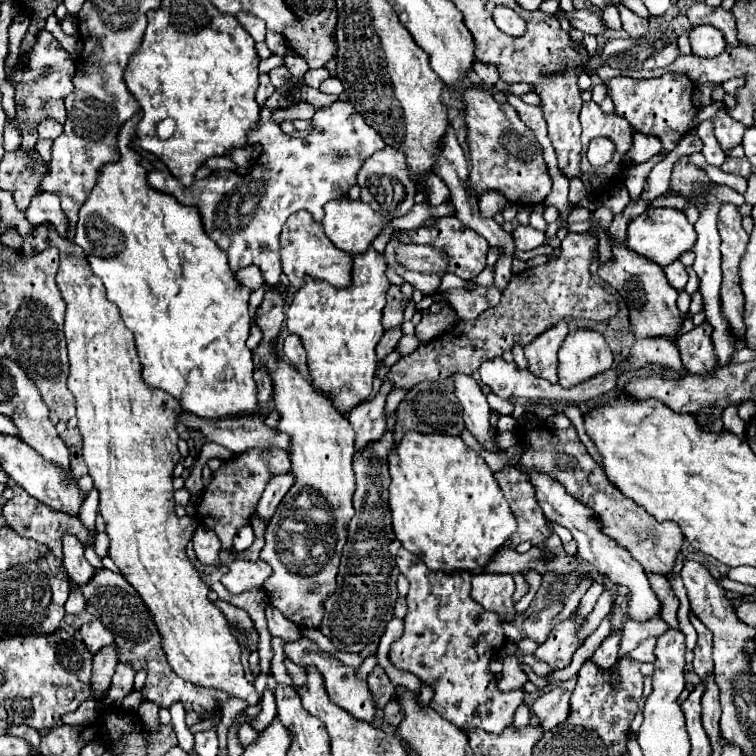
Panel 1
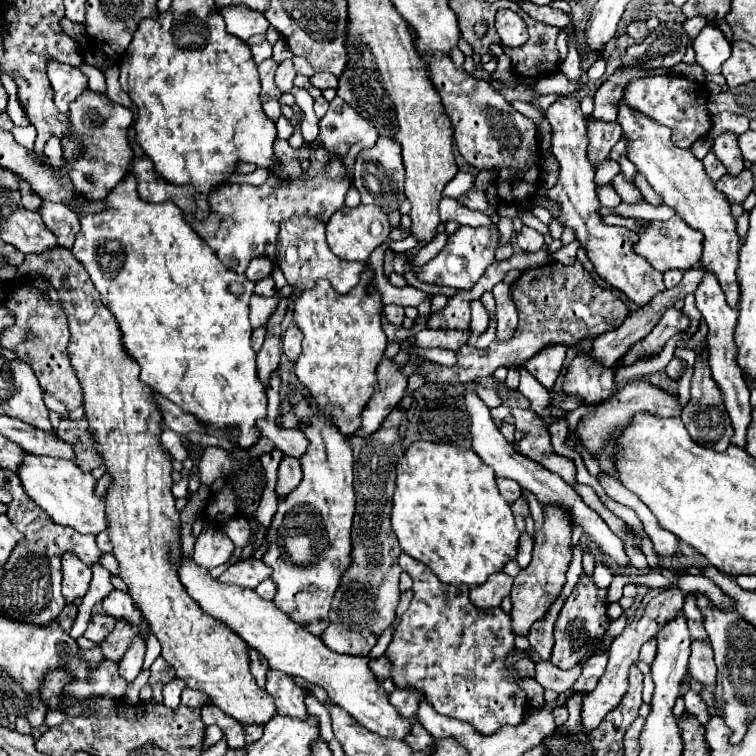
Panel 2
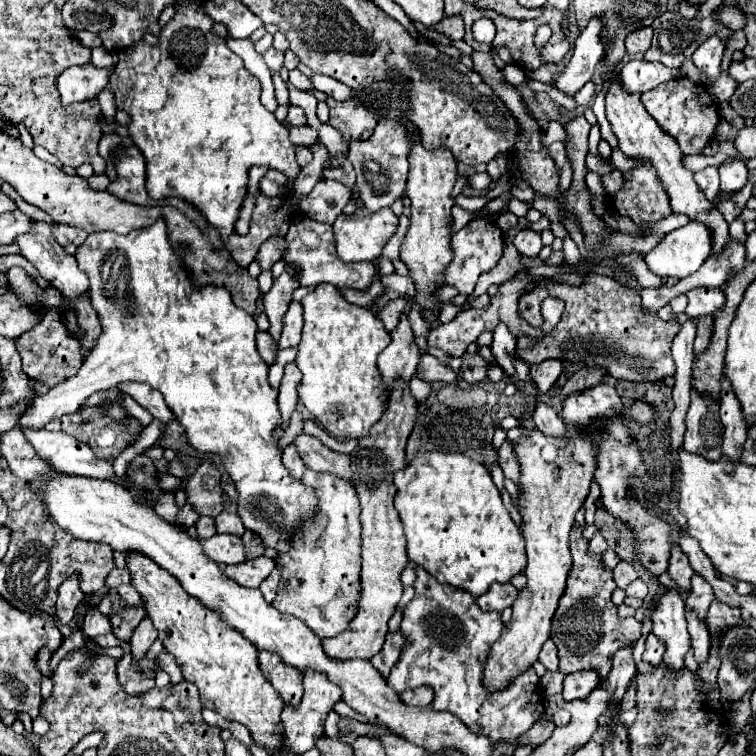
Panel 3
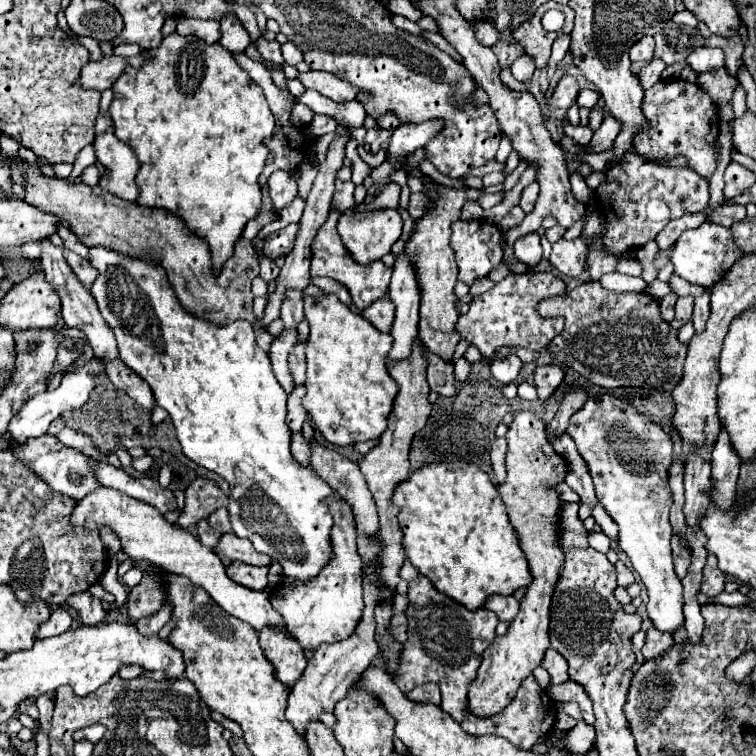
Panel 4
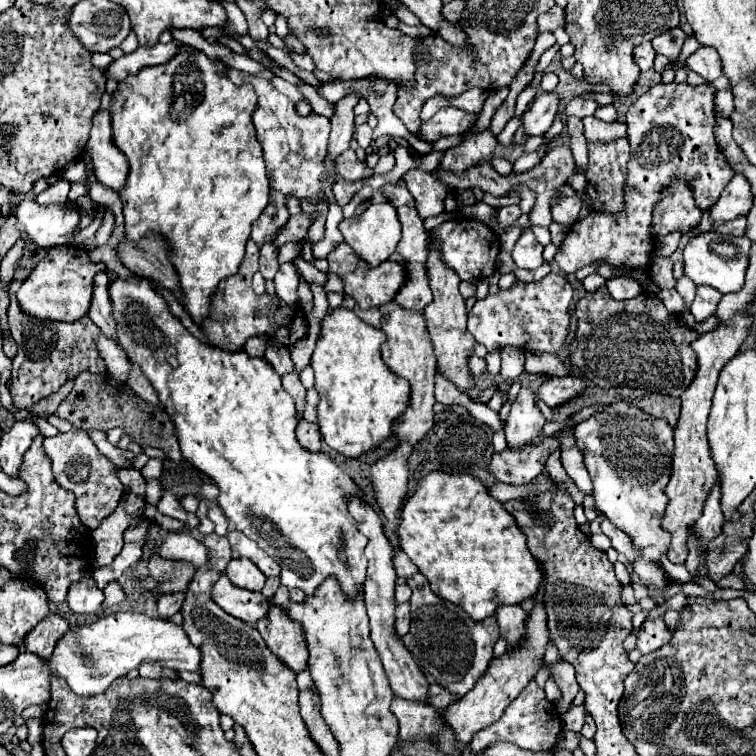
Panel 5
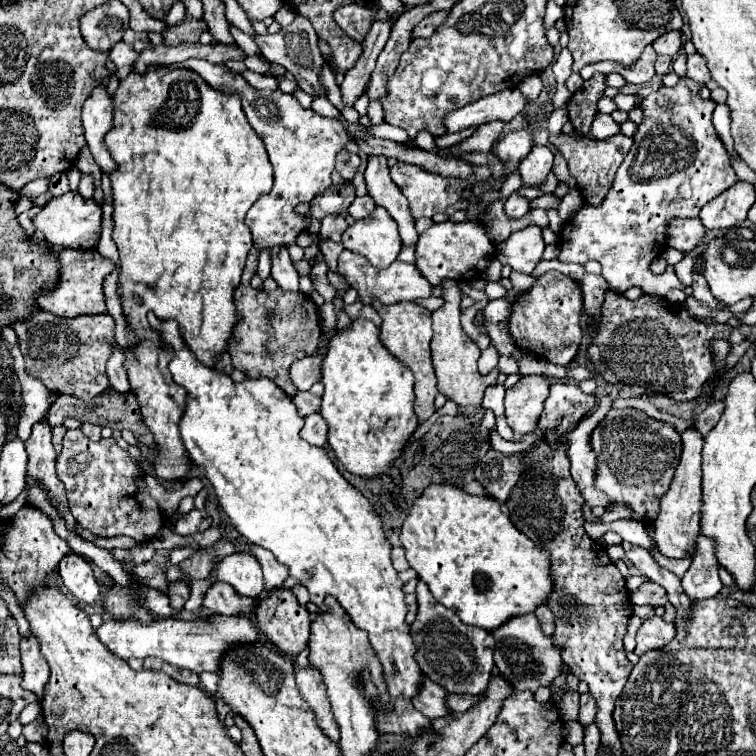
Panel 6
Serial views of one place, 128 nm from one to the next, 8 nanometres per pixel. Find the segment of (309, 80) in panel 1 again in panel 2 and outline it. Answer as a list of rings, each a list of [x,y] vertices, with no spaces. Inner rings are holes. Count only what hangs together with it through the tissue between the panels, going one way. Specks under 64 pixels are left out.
[[[320,72],[320,74],[314,74],[310,78],[310,84],[320,88],[320,90],[326,90],[326,88],[336,88],[338,86],[338,78],[328,74],[328,72]]]

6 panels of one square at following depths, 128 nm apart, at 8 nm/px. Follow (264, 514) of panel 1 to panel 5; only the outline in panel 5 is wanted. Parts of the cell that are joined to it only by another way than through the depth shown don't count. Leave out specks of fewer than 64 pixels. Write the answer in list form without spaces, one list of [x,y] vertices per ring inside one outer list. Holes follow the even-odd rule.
[[[300,420],[296,426],[296,438],[298,444],[308,450],[308,452],[320,452],[322,446],[322,436],[318,430],[318,424],[310,424],[306,420]]]

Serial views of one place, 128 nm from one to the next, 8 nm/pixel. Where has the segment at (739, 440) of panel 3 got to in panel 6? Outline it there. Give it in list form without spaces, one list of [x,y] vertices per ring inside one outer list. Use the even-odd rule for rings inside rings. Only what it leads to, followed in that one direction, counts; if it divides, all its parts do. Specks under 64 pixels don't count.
[[[700,532],[696,540],[696,550],[692,554],[692,564],[682,578],[684,592],[692,600],[716,596],[722,588],[718,570],[720,570],[720,564],[716,560],[716,542],[708,540],[708,536]]]

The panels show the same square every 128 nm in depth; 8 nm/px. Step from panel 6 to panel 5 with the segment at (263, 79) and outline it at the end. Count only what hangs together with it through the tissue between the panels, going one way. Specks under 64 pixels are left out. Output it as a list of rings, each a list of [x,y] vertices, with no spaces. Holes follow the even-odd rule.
[[[276,77],[275,79],[271,80],[271,84],[274,86],[274,88],[276,88],[282,94],[286,95],[294,103],[298,103],[299,101],[306,101],[306,98],[299,91],[296,85],[285,81],[282,78]]]

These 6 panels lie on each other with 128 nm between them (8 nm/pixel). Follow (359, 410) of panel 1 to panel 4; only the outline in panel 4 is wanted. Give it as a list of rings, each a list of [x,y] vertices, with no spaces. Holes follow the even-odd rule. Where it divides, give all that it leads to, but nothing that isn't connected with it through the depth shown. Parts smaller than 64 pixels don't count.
[[[404,252],[396,258],[394,274],[390,280],[390,296],[396,304],[396,320],[390,332],[394,346],[388,352],[388,360],[406,360],[412,352],[414,340],[418,338],[420,290],[414,278],[414,270]]]

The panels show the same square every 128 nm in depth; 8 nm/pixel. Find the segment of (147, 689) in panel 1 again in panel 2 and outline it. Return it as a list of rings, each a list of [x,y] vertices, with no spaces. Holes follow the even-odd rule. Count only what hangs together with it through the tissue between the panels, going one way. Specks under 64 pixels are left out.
[[[112,590],[104,600],[102,600],[102,608],[108,616],[116,618],[116,620],[126,620],[130,624],[134,624],[136,628],[140,628],[140,638],[146,640],[150,634],[150,626],[144,620],[142,612],[136,608],[132,596],[128,596],[128,592],[122,590]],[[156,658],[156,662],[152,664],[152,672],[150,672],[150,686],[156,686],[156,684],[160,684],[162,688],[174,678],[176,674],[174,674],[174,668],[172,666],[168,666],[162,658]]]

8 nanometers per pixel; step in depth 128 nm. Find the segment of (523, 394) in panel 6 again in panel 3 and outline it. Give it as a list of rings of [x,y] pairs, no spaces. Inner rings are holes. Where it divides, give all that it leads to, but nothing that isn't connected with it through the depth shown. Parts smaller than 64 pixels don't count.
[[[522,420],[520,426],[528,430],[528,436],[516,442],[522,484],[522,536],[526,540],[528,554],[528,566],[524,574],[528,584],[518,592],[516,604],[512,604],[512,618],[488,654],[484,670],[484,684],[488,690],[500,690],[508,686],[514,676],[532,666],[538,660],[542,644],[550,636],[550,620],[558,608],[560,596],[564,594],[566,578],[572,568],[570,530],[576,512],[582,508],[590,492],[590,480],[596,470],[596,444],[592,444],[592,440],[588,440],[580,428],[568,428],[566,436],[556,440],[534,428],[532,420]]]

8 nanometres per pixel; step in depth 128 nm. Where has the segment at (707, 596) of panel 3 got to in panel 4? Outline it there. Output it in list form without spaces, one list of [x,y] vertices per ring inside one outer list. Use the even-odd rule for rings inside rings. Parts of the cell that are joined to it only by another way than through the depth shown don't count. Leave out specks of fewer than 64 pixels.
[[[710,554],[708,556],[708,562],[704,566],[704,572],[702,572],[702,586],[700,586],[700,592],[706,594],[708,598],[716,598],[722,590],[724,590],[724,584],[726,584],[726,576],[718,570],[718,562],[716,558]]]

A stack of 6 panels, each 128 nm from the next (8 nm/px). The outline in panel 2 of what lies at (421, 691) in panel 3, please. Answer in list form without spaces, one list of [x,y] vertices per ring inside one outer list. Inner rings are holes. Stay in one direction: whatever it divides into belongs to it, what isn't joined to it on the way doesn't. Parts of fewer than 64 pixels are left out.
[[[396,688],[396,690],[390,694],[390,702],[392,702],[392,706],[400,712],[400,716],[414,716],[414,714],[418,712],[420,694],[418,694],[418,692],[408,692],[408,690]]]

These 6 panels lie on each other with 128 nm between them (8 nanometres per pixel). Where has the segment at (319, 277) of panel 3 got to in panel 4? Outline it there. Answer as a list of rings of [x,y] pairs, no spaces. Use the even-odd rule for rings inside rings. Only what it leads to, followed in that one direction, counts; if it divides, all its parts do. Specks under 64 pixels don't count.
[[[330,212],[328,220],[318,228],[316,238],[312,240],[312,266],[310,266],[310,276],[328,276],[338,280],[340,284],[344,284],[348,290],[352,290],[352,300],[354,304],[364,310],[368,308],[374,300],[382,298],[382,294],[388,290],[390,284],[390,276],[392,276],[392,268],[384,266],[382,260],[372,262],[368,266],[360,266],[352,260],[352,256],[346,252],[338,232],[336,232],[336,222],[338,222],[340,214],[338,212]]]

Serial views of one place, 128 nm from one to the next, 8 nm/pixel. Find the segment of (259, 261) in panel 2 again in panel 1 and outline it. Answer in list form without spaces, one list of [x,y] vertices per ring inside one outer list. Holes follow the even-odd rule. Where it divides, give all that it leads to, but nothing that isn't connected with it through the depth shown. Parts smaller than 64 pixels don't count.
[[[246,266],[246,268],[238,270],[238,272],[236,272],[236,278],[240,280],[240,284],[244,284],[244,286],[250,288],[250,290],[256,290],[256,288],[260,288],[260,286],[264,284],[262,272],[260,272],[260,268],[256,268],[256,266]]]

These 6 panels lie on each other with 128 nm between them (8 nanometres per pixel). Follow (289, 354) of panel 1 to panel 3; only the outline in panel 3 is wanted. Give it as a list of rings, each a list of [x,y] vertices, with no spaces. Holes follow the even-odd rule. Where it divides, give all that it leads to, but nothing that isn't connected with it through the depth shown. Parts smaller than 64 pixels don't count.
[[[292,302],[284,316],[284,330],[282,330],[282,338],[278,340],[278,346],[296,348],[300,344],[300,334],[302,334],[302,304]]]

